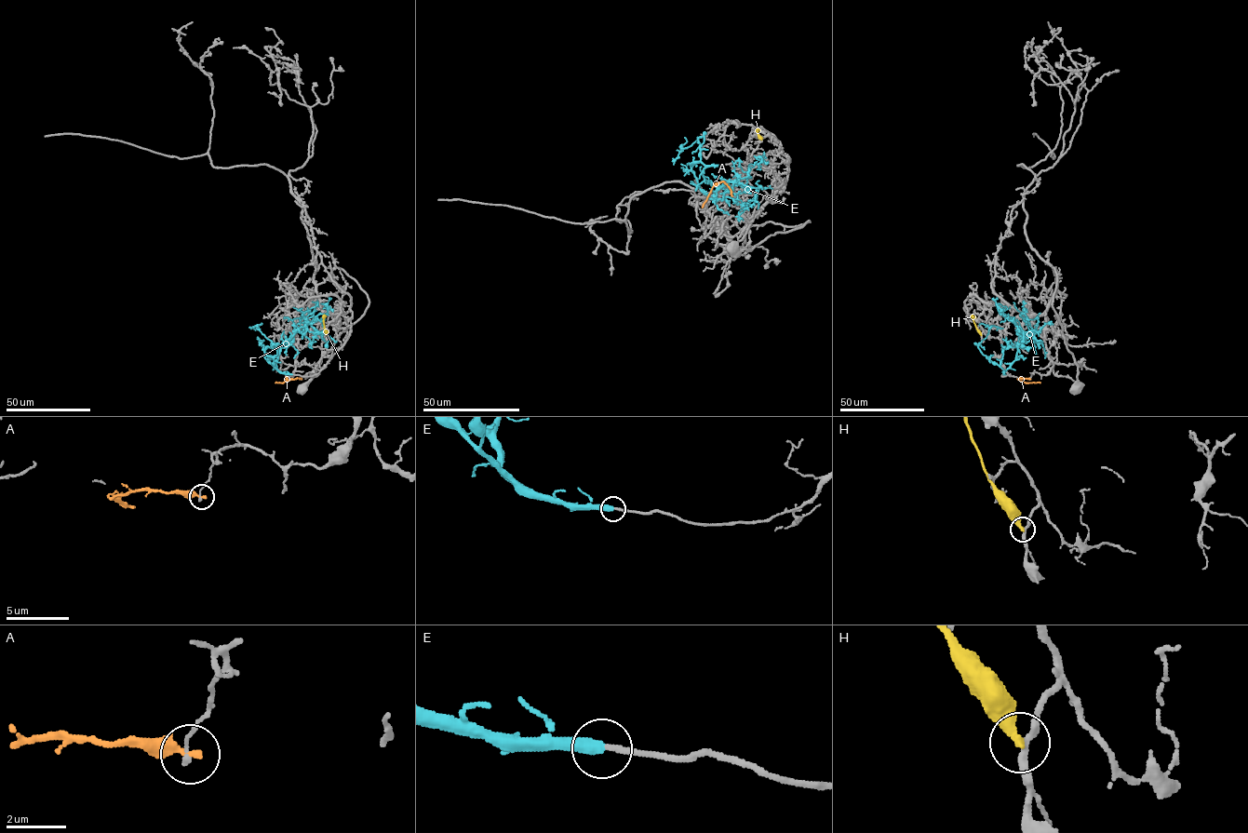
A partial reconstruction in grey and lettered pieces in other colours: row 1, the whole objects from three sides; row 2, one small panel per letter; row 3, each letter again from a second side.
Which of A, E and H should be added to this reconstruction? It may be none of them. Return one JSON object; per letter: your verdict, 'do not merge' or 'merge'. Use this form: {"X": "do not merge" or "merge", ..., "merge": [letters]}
{"A": "do not merge", "E": "do not merge", "H": "do not merge", "merge": []}

